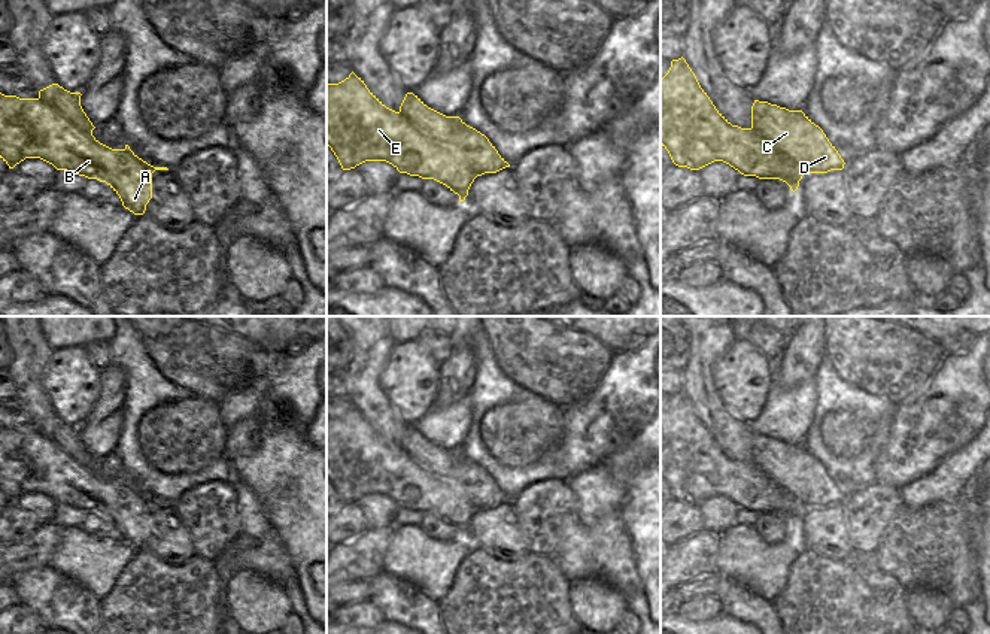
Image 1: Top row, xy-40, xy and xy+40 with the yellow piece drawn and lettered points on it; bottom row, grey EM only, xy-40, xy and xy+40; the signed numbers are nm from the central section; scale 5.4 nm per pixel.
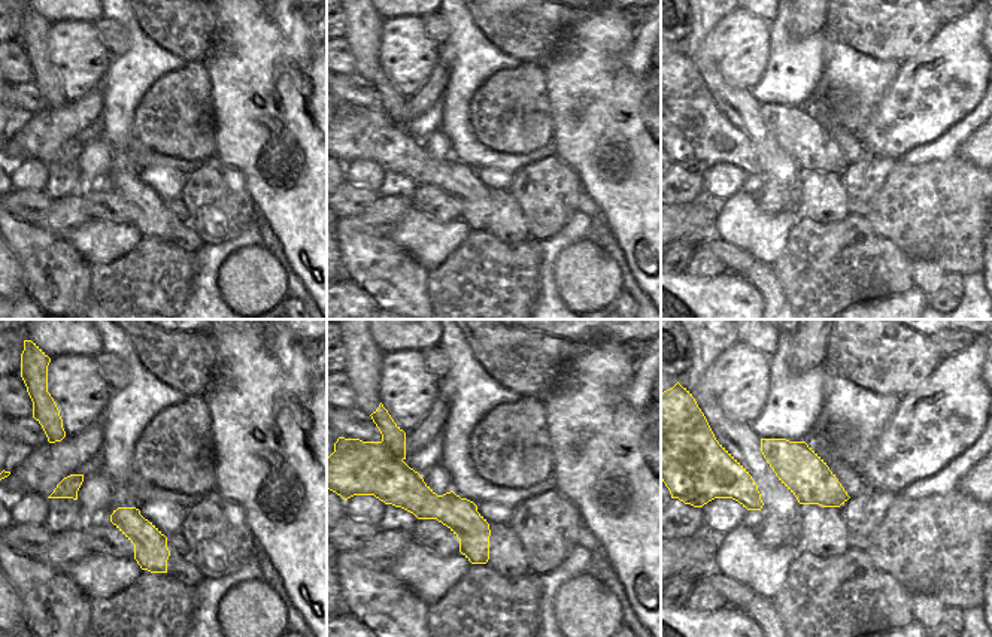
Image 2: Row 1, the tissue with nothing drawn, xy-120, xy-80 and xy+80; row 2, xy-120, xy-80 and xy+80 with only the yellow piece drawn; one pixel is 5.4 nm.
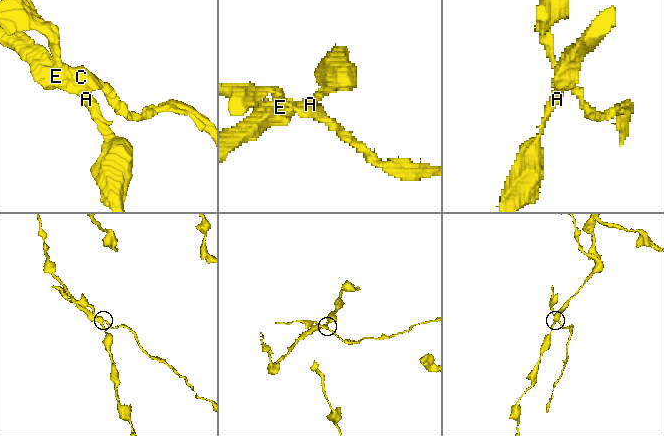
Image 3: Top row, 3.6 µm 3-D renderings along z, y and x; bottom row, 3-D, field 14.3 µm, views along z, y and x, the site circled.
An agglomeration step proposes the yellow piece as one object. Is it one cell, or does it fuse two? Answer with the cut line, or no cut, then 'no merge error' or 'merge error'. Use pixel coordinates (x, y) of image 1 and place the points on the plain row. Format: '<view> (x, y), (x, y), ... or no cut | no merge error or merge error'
xy (398, 446), (431, 473), (452, 485), (477, 509) | merge error

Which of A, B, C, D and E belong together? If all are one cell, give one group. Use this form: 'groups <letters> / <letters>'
groups A B E / C D

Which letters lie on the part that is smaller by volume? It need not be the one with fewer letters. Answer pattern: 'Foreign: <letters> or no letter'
Foreign: C, D

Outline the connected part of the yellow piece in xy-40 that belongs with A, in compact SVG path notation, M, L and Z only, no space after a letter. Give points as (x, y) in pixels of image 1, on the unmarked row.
M0 427L0 492L13 503L25 492L40 492L57 504L67 504L88 513L106 516L134 549L143 549L152 533L152 507L168 504L154 501L131 483L112 483L92 468L82 465L43 433L19 433Z

